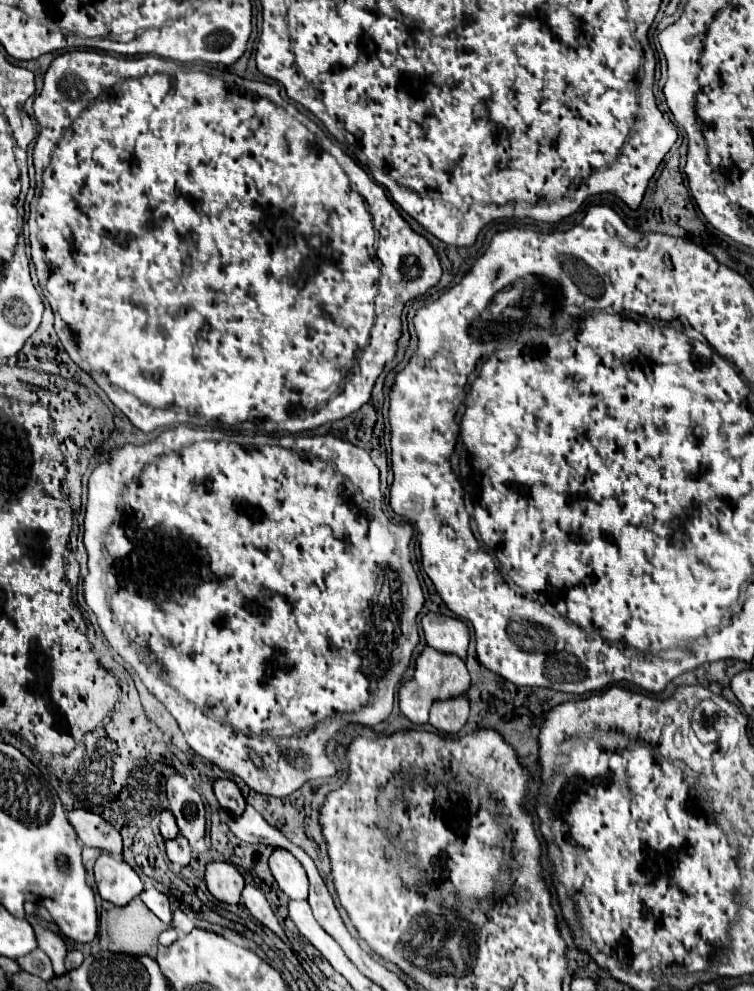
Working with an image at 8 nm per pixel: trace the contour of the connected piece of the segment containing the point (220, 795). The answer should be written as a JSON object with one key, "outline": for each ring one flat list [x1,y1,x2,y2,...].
{"outline":[[216,778,214,780,214,794,216,794,220,806,224,810,228,810,232,816,240,814,240,810,244,810,244,806,246,806,246,800,244,800,240,788,230,778]]}

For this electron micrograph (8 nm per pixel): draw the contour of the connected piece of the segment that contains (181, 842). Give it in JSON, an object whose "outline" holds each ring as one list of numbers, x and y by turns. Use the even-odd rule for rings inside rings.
{"outline":[[178,834,178,838,166,840,166,854,174,864,180,864,182,867,189,864,192,859,190,844,182,834]]}

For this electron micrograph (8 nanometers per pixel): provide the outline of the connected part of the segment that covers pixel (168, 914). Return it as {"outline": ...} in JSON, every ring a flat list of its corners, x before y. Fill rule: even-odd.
{"outline":[[146,888,142,894,140,894,142,902,156,914,161,921,170,924,172,922,172,909,166,894,162,894,160,890,156,888]]}

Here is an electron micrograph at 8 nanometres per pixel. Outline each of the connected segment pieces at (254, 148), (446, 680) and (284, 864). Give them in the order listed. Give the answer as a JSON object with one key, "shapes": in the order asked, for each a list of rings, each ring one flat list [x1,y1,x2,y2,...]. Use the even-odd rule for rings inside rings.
{"shapes":[[[83,46,80,49,74,47,52,60,44,76,44,88,34,100,34,116,40,130,36,146,32,150,36,193,32,200,28,225,32,262,36,266,38,284,44,288,46,298,50,300,51,306,54,306,55,319,60,320,54,321,54,328,64,350,84,372,88,372,94,378,94,382,106,392,112,404,118,406,124,412,124,416,146,434,174,424,206,427,218,422,224,426,238,426,244,422,260,422,260,420,282,422,280,424,282,430,288,432,288,426,292,426,292,432,298,434,314,430,322,426,322,422,328,424,350,416,370,400,370,392,376,378,380,376,384,364,390,362,396,354,396,342,400,338,400,324,402,324,400,316,404,304,410,298,422,296,428,288,438,284,442,276,440,260,432,244,422,234,412,230,412,226,400,216,400,212,386,198,384,188,366,173,364,167,344,152,337,142,328,138,326,132,314,120,298,112,296,106,284,102,282,98,268,100,252,92,258,90,258,84,260,88,268,88,270,84,248,80,248,88,244,88,232,82,232,76,234,74,228,74,226,80,226,72,222,72,220,78,212,78,212,74,191,70,191,62,160,58,154,54,124,56,118,52,100,50,96,46],[359,362,360,366,364,366,364,374,368,378,356,378,356,374,360,374],[294,408,304,408,310,412,316,410,316,414,304,414,300,422,284,422]],[[426,646,422,654,416,658,414,676,400,686,400,710,414,724,424,724,428,722,428,710,434,700,444,700,456,694,466,694,468,686,470,686,470,674,466,670,466,662,460,656,438,652,432,646]],[[276,848,270,856,270,872,276,878,282,892,288,894,288,898,304,900,308,896,308,878,292,852,286,848]]]}

